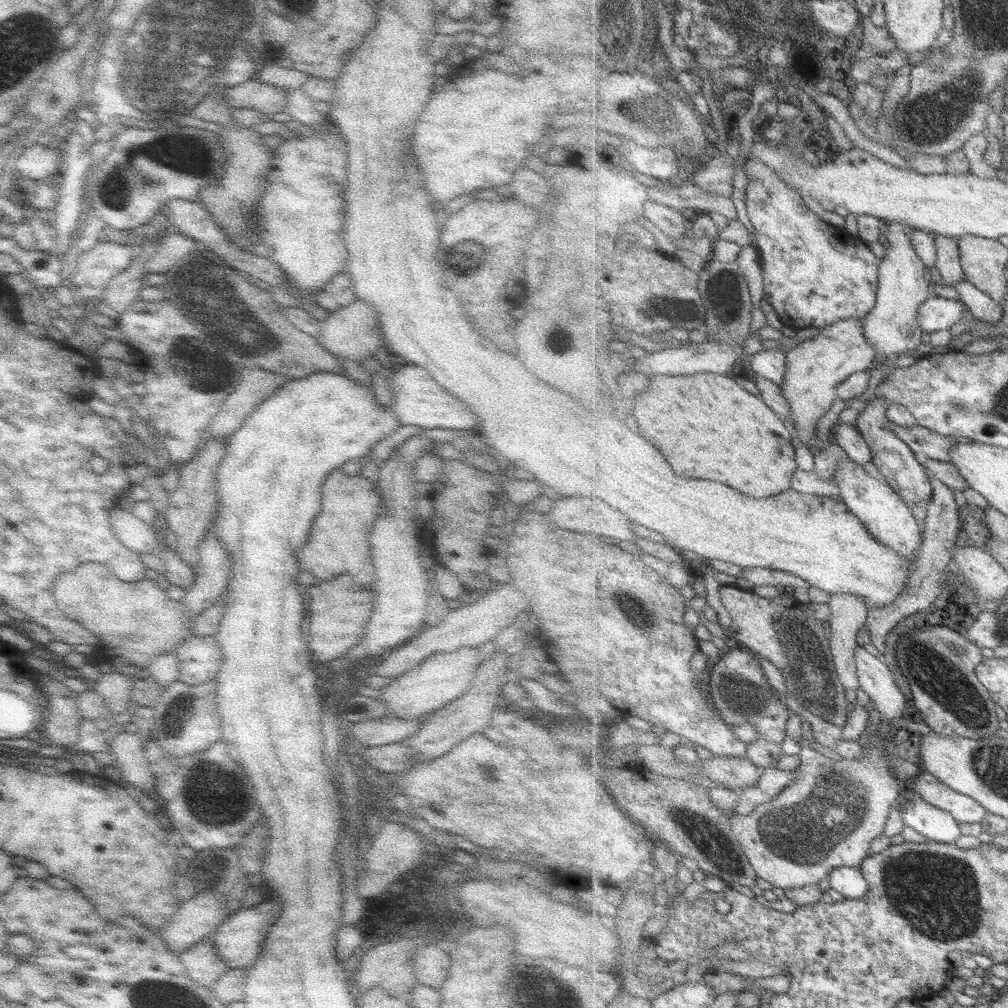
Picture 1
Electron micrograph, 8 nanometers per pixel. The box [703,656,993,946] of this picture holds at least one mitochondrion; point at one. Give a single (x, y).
(939, 897)

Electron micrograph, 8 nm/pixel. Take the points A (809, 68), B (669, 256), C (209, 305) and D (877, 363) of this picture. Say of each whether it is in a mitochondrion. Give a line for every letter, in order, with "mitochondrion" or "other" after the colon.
A: other
B: other
C: mitochondrion
D: other

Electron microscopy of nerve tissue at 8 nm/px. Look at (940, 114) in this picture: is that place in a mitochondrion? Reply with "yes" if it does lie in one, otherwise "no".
yes

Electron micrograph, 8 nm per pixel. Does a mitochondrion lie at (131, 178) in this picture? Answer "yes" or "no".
yes

